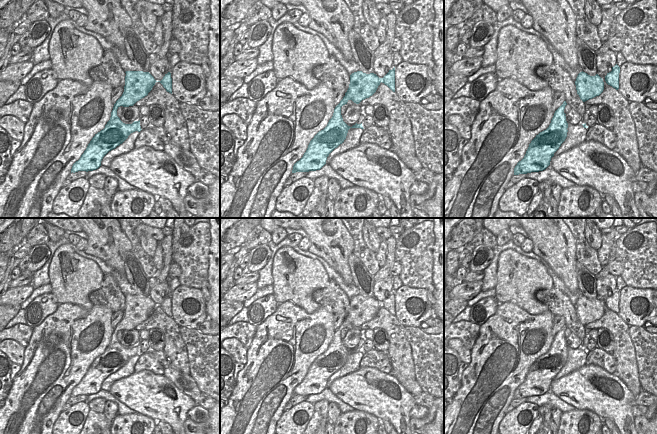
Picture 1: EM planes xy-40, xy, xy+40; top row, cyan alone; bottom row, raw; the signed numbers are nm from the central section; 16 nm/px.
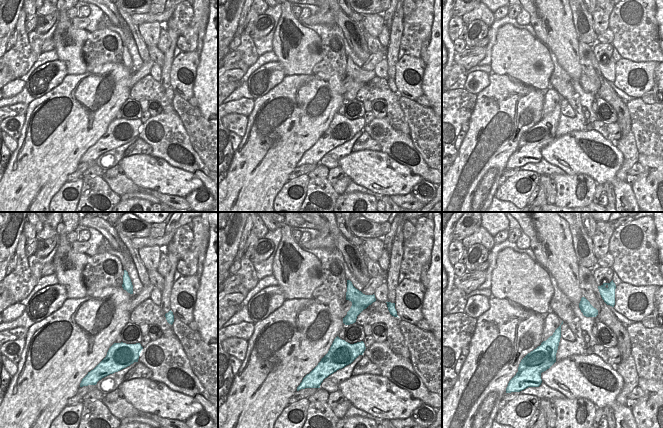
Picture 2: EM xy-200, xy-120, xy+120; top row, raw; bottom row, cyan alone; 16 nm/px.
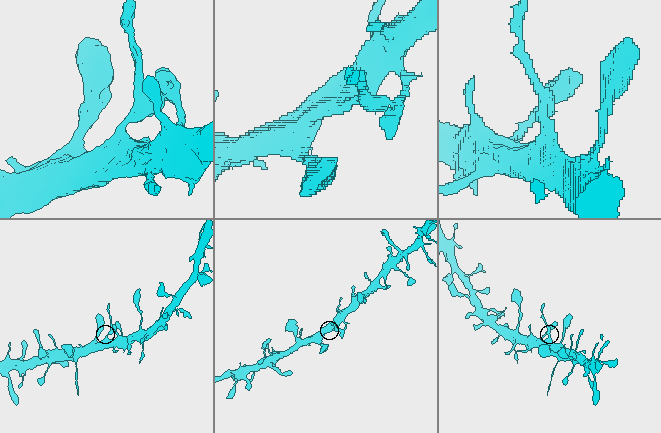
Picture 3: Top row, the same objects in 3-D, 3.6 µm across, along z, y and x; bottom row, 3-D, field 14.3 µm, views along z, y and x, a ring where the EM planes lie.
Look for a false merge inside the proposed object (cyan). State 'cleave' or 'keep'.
keep

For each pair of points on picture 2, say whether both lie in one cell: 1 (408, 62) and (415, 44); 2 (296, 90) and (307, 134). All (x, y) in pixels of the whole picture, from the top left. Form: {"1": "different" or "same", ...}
{"1": "different", "2": "same"}

